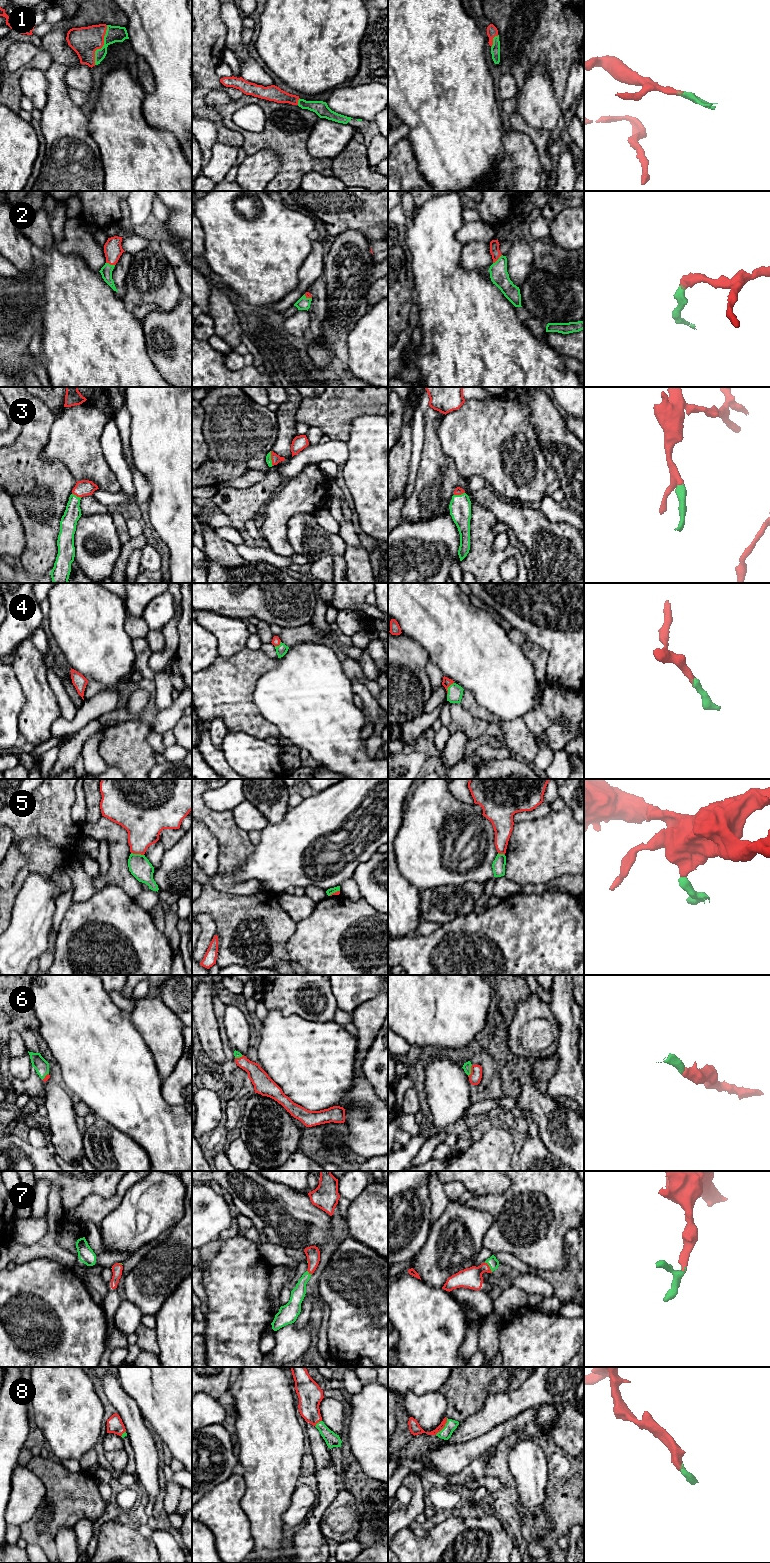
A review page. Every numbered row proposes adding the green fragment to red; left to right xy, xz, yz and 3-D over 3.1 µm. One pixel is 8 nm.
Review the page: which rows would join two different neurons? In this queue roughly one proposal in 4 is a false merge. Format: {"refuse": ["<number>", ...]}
{"refuse": ["5"]}

